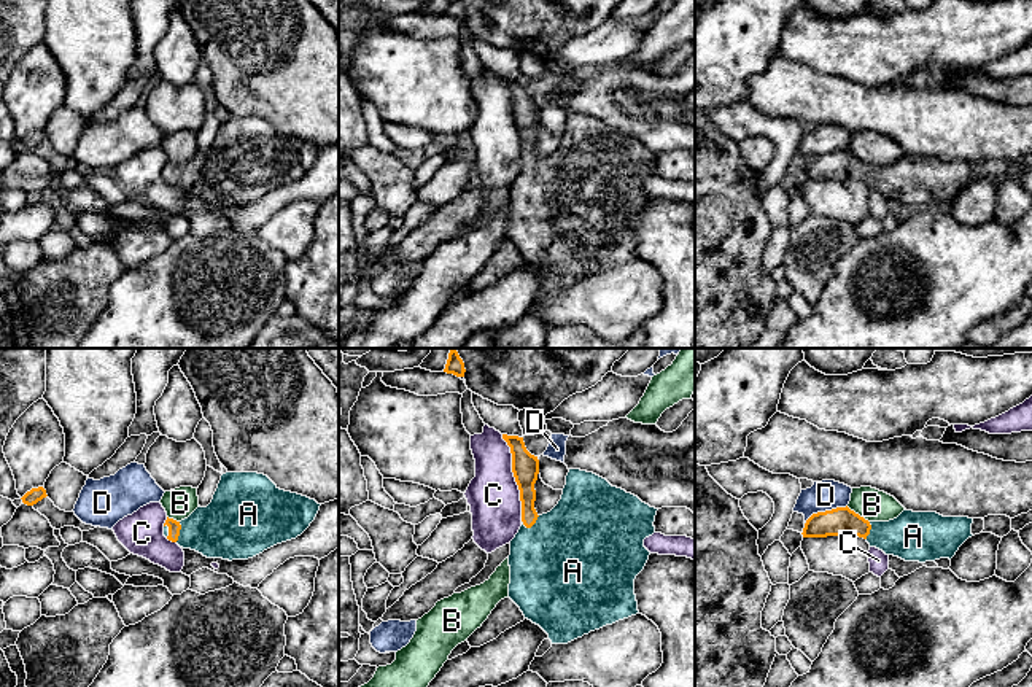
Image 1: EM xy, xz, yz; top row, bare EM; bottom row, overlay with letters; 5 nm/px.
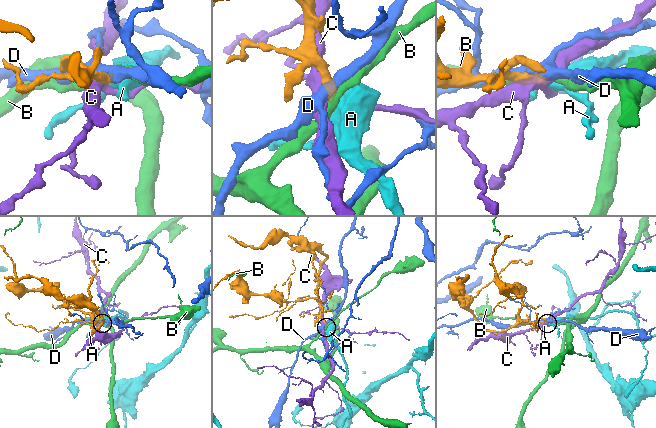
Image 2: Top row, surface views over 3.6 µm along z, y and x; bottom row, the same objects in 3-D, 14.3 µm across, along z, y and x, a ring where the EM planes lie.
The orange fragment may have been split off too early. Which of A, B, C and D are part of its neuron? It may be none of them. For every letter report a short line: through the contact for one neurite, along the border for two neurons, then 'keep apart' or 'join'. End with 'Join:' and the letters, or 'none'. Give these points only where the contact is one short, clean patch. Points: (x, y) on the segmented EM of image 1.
A: line xz (527, 476), (531, 525), (563, 563); join
B: line yz (846, 506), (869, 522); keep apart
C: keep apart
D: line yz (846, 504), (814, 512), (805, 523); keep apart
Join: A

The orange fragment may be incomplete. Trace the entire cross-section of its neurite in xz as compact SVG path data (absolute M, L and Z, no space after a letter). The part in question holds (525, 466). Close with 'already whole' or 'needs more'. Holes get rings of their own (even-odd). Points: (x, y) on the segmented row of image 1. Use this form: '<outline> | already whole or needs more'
M502 434L502 439L510 447L512 472L522 501L522 526L510 541L509 598L520 607L525 619L539 625L552 644L568 644L590 631L639 614L634 579L649 560L650 552L644 547L644 539L655 533L654 522L658 509L612 487L593 472L569 469L561 499L550 512L539 515L534 509L539 460L526 450L523 437Z | needs more

